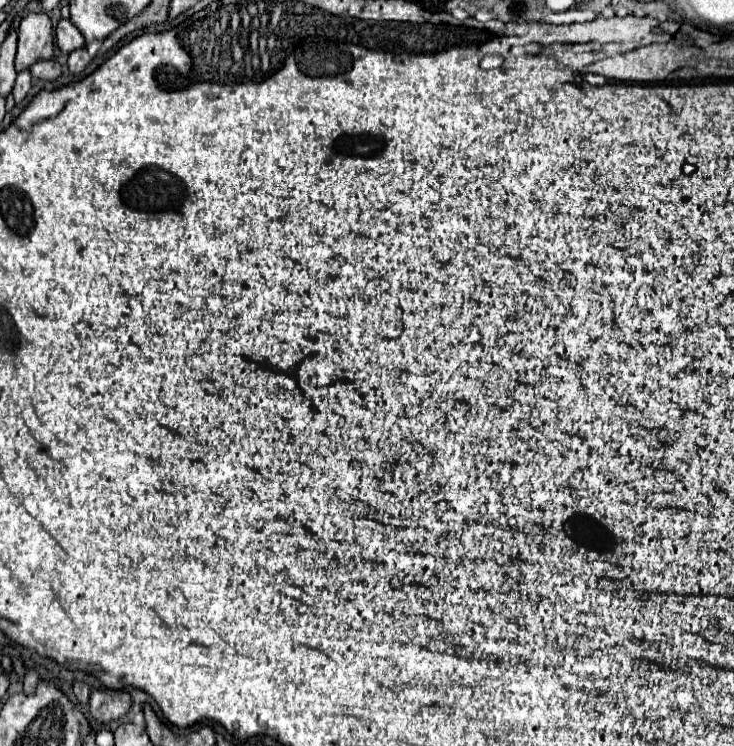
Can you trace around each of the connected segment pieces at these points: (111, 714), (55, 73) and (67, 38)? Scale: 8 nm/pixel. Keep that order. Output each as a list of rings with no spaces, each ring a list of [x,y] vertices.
[[[92,691],[88,703],[90,715],[104,725],[124,717],[130,707],[130,695],[124,691]]]
[[[50,59],[50,61],[36,61],[36,63],[30,67],[30,73],[32,73],[32,77],[52,81],[52,79],[60,77],[62,67],[60,67],[60,63],[58,63],[56,59]]]
[[[60,19],[58,27],[56,27],[56,43],[64,53],[70,53],[70,51],[86,45],[82,33],[72,25],[70,19]]]

